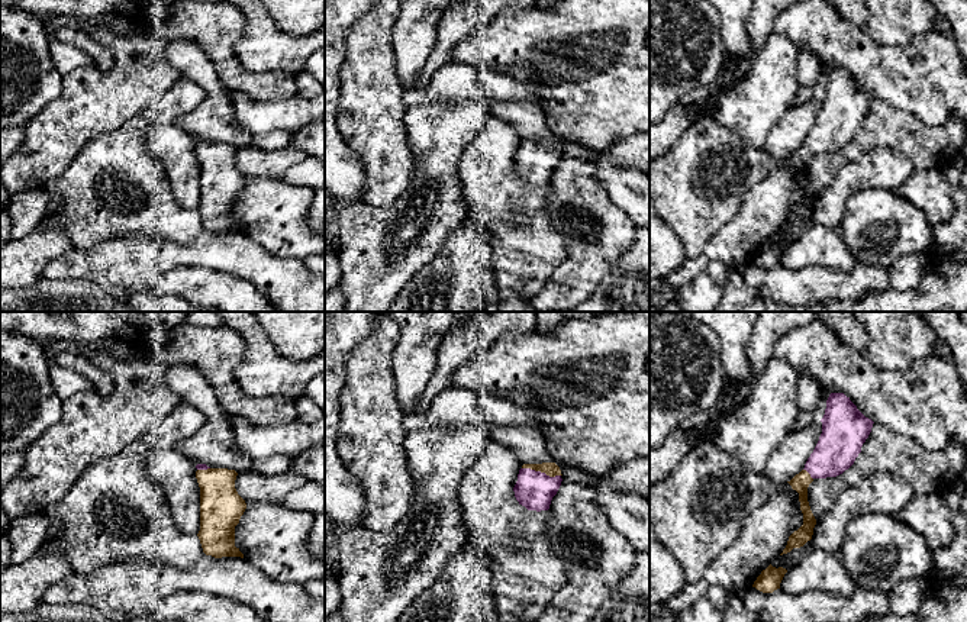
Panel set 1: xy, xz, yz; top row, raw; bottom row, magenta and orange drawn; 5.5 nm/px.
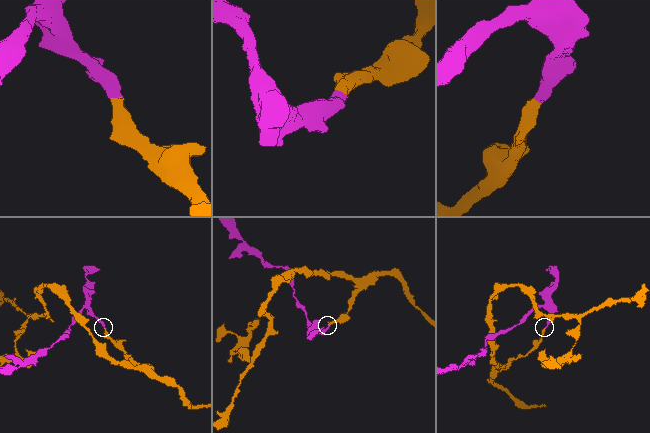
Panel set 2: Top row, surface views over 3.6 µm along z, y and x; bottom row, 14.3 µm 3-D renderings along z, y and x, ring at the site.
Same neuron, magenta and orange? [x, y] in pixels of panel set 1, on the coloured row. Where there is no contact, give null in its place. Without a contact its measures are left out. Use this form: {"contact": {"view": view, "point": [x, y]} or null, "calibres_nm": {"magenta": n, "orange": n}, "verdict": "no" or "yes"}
{"contact": {"view": "xz", "point": [540, 471]}, "calibres_nm": {"magenta": 200, "orange": 80}, "verdict": "yes"}

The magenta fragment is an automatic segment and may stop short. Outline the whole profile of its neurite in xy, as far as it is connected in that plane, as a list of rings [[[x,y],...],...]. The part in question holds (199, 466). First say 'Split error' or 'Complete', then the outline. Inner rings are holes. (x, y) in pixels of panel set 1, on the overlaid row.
Split error. [[[196,465],[200,487],[200,531],[197,534],[203,552],[215,558],[241,557],[235,547],[235,526],[246,509],[245,500],[235,489],[238,473],[228,468]]]

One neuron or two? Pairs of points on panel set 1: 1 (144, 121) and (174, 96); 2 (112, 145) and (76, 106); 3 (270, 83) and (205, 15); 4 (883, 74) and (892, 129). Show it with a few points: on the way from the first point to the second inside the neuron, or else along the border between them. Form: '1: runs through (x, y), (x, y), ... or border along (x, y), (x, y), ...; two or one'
1: runs through (151, 115), (167, 103); one
2: border along (131, 118), (113, 129), (94, 135), (74, 155); two
3: runs through (248, 83), (222, 57), (216, 36); one
4: border along (874, 97), (916, 116); two

